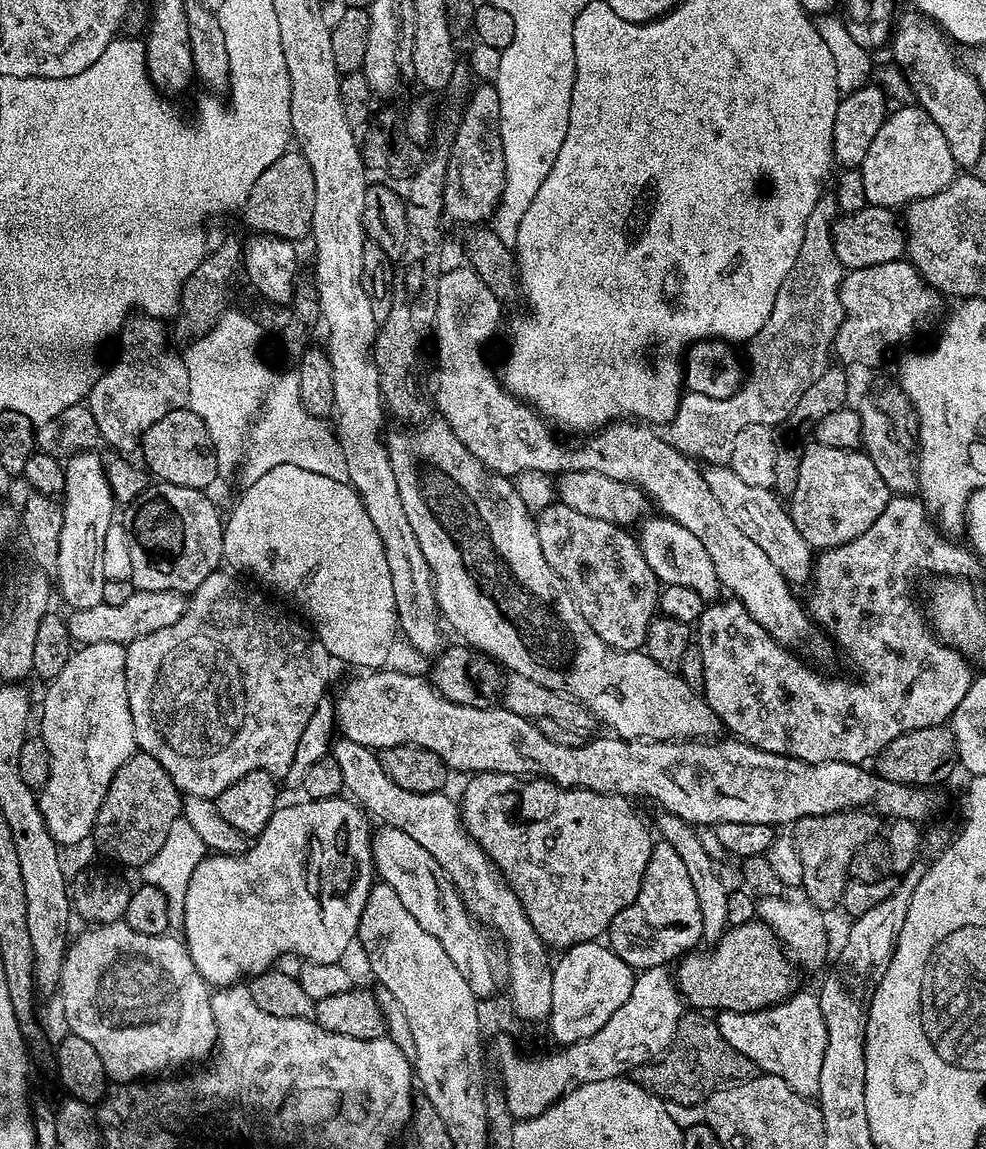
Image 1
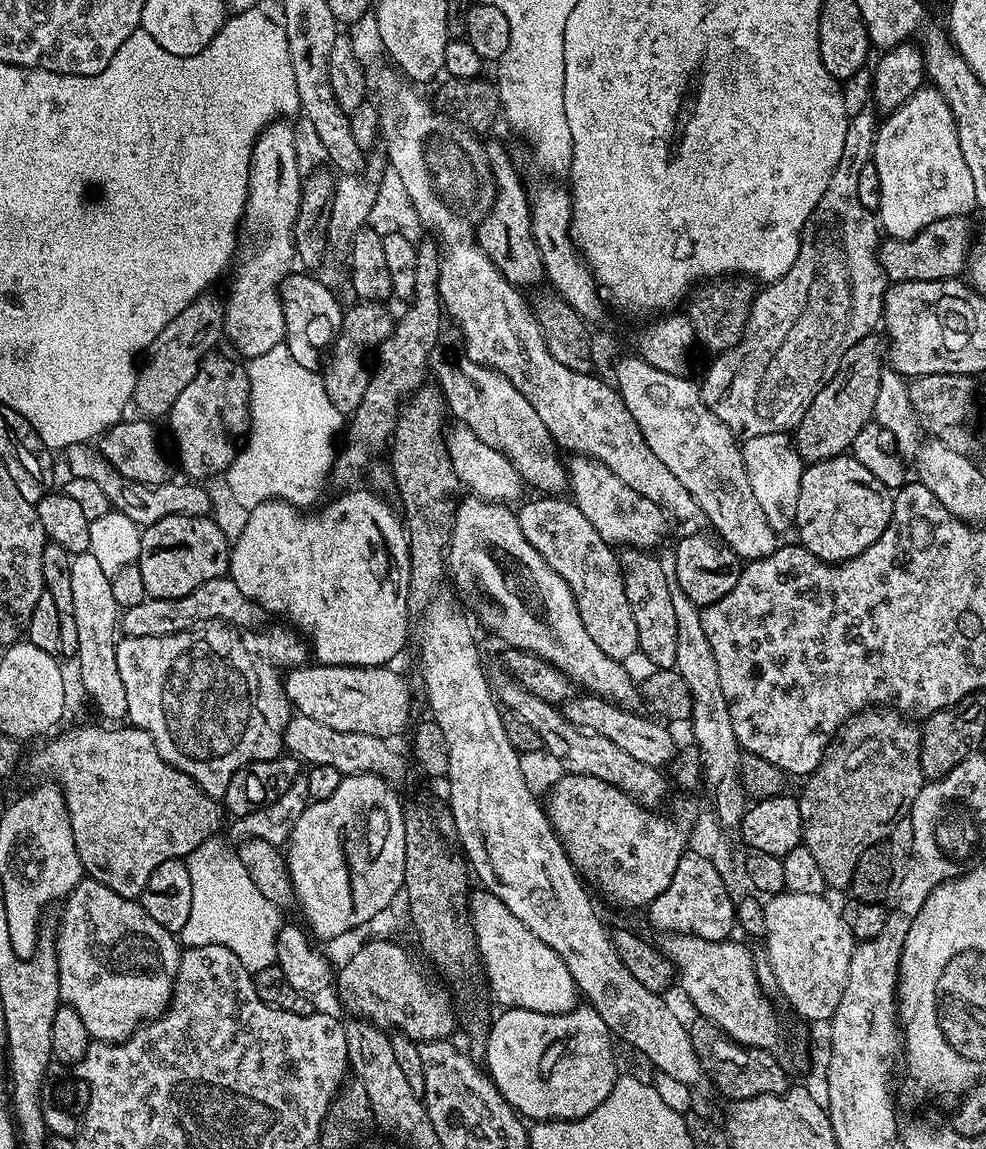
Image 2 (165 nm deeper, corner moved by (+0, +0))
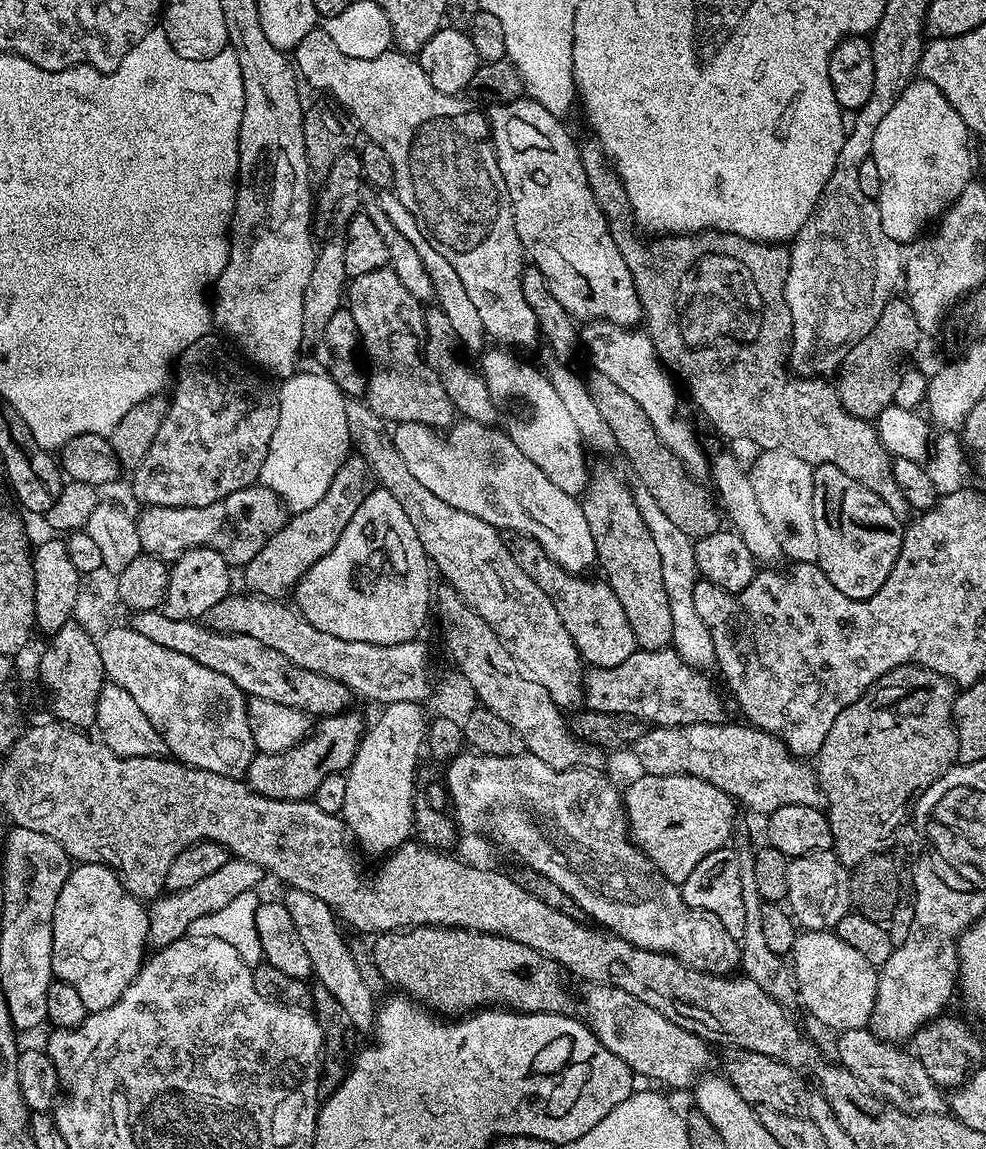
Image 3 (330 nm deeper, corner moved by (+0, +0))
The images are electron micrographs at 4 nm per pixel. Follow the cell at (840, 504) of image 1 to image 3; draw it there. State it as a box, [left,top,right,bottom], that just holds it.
[812,464,905,600]

